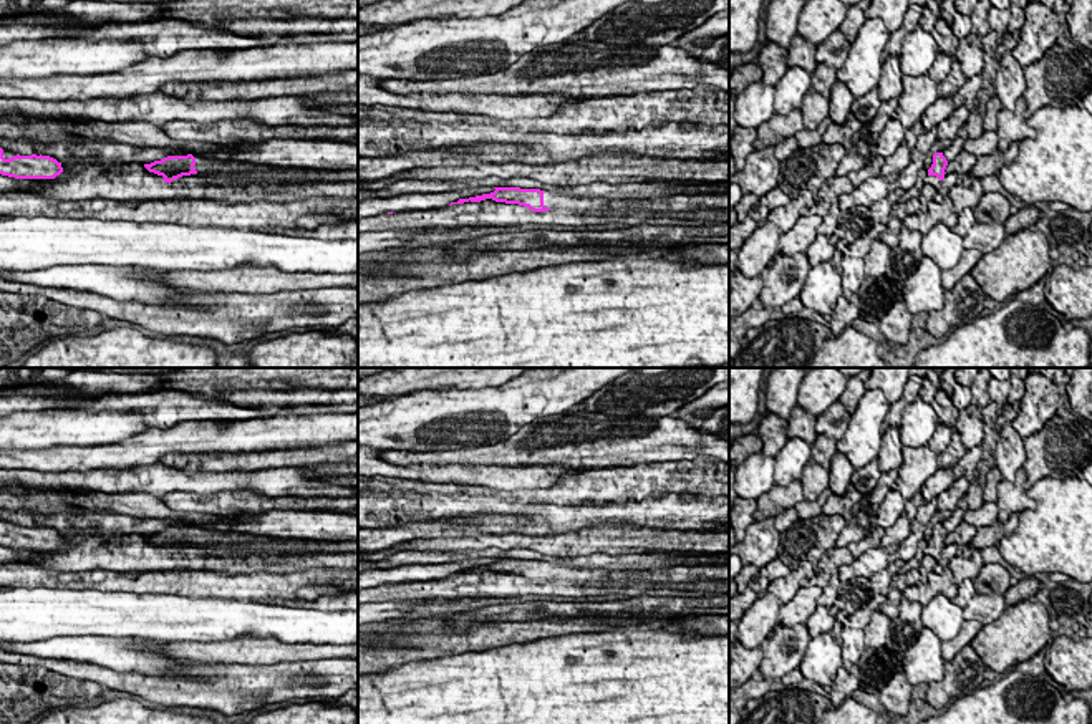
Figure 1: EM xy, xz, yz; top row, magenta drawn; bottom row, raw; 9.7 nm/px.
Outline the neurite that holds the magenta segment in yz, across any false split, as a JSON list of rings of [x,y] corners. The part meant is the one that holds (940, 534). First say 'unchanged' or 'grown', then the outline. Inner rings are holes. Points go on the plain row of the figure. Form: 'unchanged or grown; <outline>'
grown; [[[943,524],[933,525],[933,535],[928,540],[928,547],[923,550],[925,555],[931,555],[936,562],[941,560],[941,552],[945,550],[945,540],[948,537],[946,529]]]

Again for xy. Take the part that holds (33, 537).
unchanged; [[[0,519],[0,545],[15,550],[55,550],[63,543],[61,533],[50,527],[13,527],[10,530],[3,529],[3,520]]]

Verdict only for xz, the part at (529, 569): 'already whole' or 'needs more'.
needs more

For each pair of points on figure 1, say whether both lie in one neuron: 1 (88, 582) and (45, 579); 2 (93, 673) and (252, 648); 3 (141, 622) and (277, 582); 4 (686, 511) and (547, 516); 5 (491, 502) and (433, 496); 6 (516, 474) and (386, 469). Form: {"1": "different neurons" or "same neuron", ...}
{"1": "same neuron", "2": "different neurons", "3": "different neurons", "4": "same neuron", "5": "same neuron", "6": "same neuron"}

